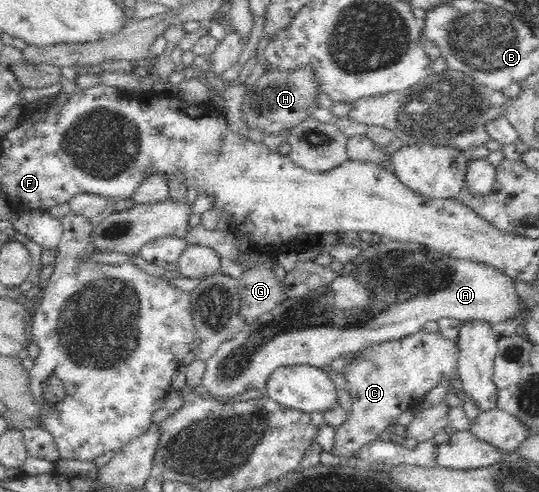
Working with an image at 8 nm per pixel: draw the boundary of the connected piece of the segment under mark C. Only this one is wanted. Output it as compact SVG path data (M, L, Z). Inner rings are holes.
M426 330L393 343L381 344L360 351L363 358L348 365L344 378L350 388L352 412L347 420L336 428L335 456L344 460L357 457L365 444L384 436L393 420L405 414L412 406L420 405L429 391L443 380L457 378L459 350L453 341L447 341L439 333Z

